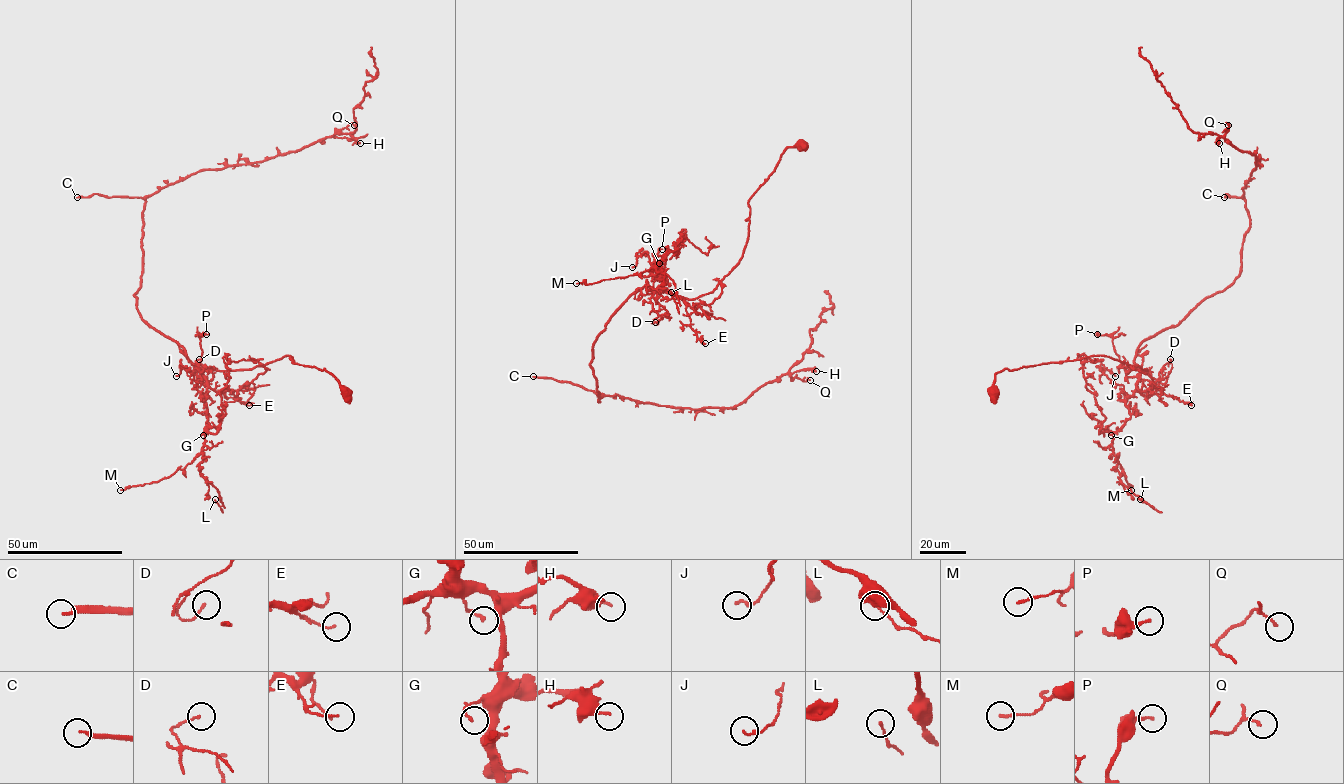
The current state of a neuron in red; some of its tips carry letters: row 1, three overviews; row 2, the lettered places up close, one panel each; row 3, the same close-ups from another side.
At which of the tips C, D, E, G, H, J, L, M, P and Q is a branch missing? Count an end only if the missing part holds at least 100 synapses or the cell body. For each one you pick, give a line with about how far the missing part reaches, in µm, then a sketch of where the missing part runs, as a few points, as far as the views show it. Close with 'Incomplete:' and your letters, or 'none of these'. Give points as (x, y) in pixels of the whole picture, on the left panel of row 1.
C: 200 µm
Incomplete: C

